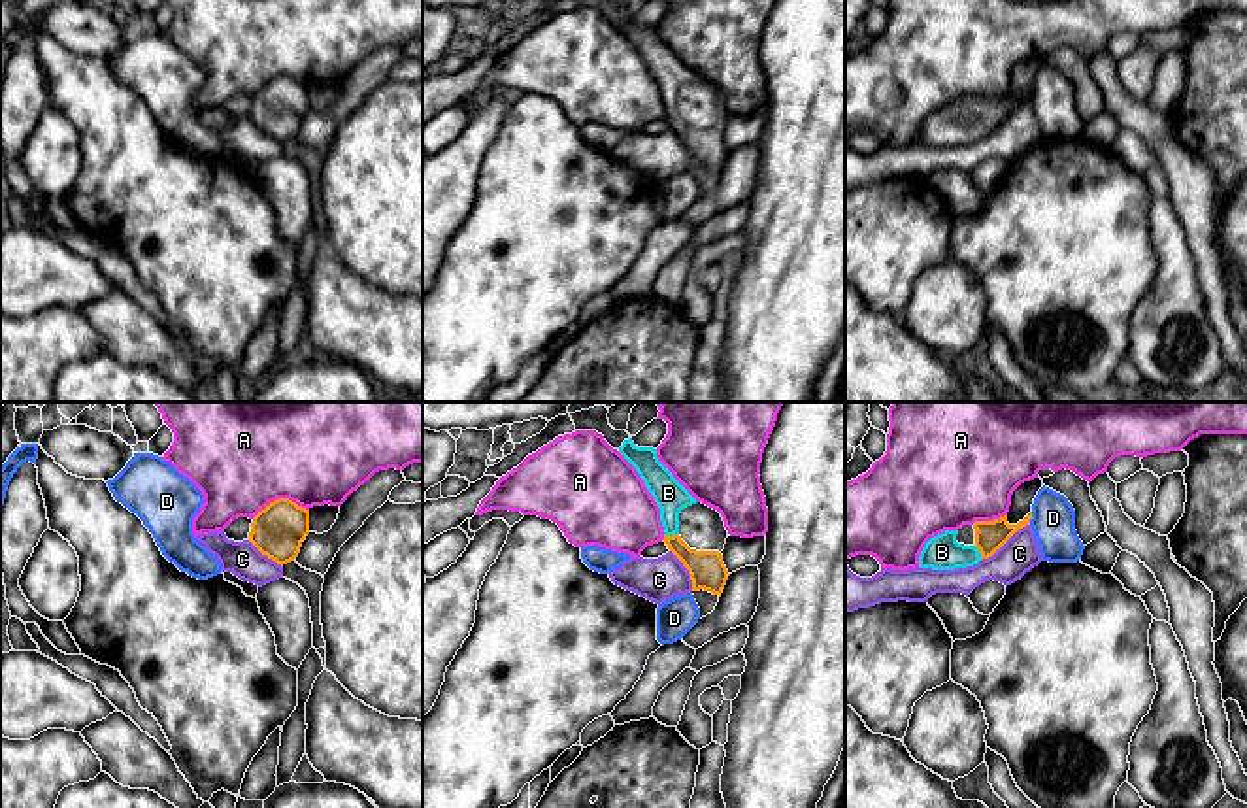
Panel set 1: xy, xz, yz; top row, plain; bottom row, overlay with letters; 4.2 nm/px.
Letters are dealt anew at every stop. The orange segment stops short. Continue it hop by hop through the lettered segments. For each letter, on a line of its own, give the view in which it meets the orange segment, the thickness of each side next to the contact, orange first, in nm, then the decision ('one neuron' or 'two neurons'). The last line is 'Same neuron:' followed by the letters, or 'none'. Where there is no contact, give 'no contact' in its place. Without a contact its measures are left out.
A: xy | 220/380 nm | two neurons
B: xz | 150/140 nm | one neuron
C: yz | 130/160 nm | two neurons
D: yz | 130/190 nm | two neurons
Same neuron: B

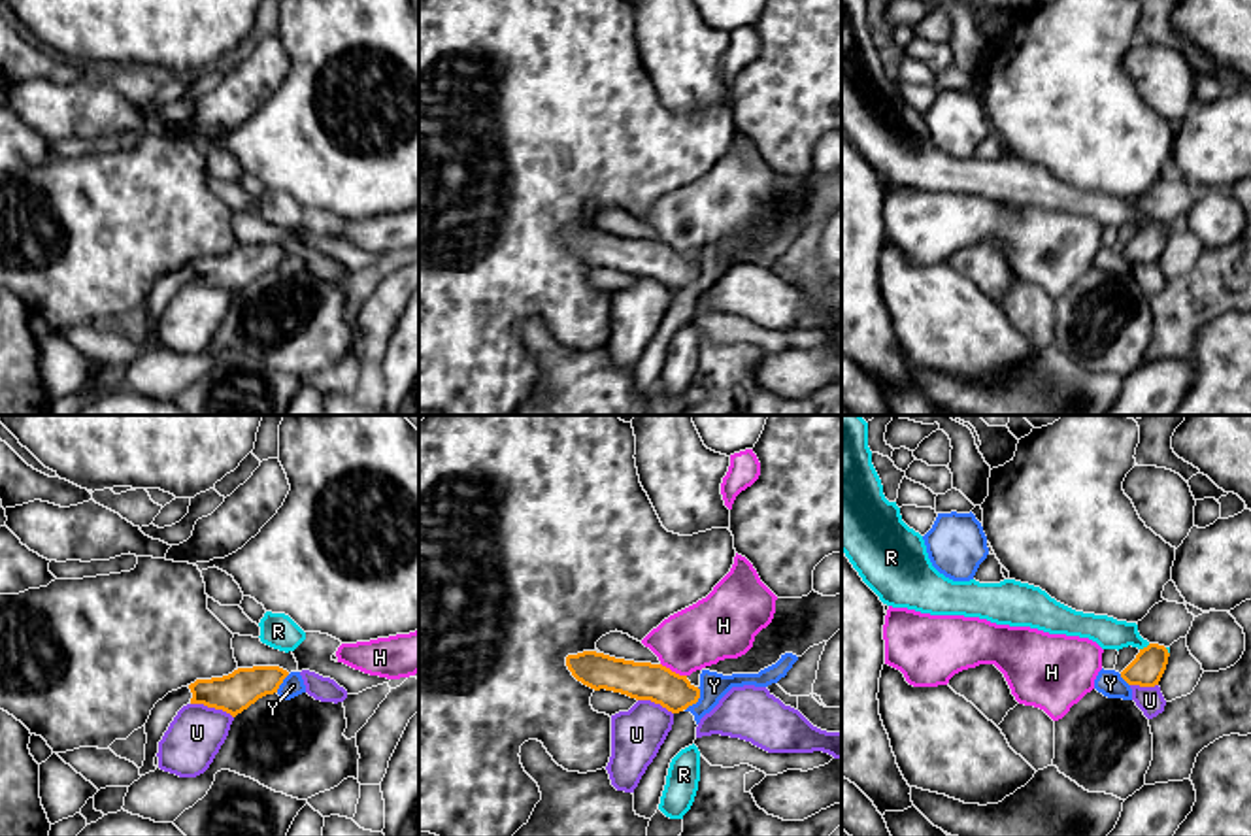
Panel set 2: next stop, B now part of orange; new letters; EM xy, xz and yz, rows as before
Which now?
H: xz | 160/280 nm | two neurons
R: yz | 140/140 nm | two neurons
U: xy | 170/240 nm | two neurons
Y: xz | 160/120 nm | two neurons
Same neuron: none

